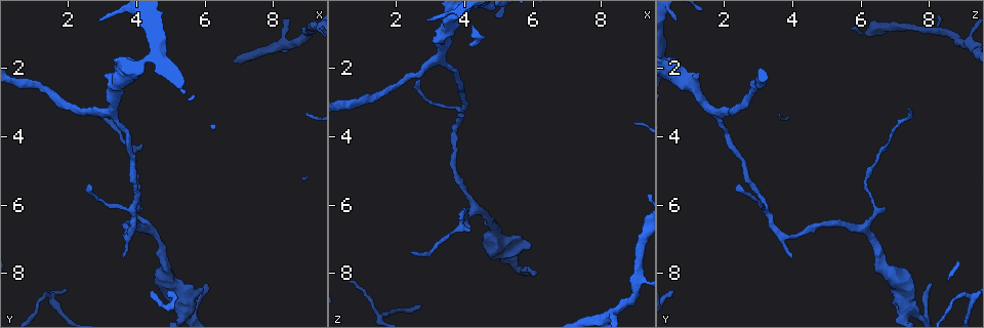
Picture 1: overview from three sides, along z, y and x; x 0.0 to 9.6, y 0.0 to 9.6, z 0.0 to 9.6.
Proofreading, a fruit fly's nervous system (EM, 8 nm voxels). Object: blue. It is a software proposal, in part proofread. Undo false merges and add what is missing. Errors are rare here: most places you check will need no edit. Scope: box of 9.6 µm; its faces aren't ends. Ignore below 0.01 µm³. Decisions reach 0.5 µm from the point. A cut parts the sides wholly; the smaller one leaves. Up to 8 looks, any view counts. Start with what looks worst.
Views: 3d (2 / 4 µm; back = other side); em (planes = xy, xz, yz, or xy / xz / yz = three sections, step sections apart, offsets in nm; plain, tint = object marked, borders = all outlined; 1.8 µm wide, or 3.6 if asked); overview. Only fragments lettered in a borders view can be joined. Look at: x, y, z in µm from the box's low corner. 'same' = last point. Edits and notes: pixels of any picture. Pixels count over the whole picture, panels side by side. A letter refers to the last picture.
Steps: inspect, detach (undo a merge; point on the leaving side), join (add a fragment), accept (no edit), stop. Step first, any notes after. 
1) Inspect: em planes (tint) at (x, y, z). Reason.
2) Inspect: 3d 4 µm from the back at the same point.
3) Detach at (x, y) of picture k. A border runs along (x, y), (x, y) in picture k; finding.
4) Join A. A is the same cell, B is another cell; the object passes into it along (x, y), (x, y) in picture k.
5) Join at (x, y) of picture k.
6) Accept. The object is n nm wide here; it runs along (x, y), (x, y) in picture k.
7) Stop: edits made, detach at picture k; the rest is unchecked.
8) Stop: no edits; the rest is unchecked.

Inspect: 3d 2 µm at (5.95, 8.45, 7.20). Free end.

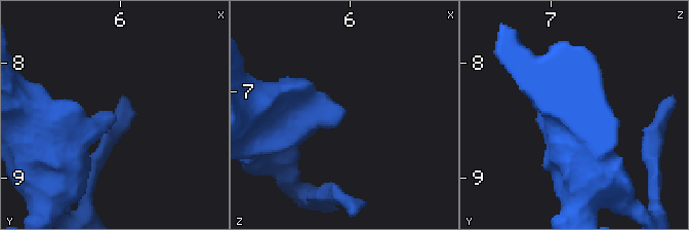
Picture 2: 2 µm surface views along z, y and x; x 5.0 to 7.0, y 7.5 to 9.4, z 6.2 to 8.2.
Inspect: em 3.6 µm xy step 16 (tint) at (5.92, 8.44, 7.22). Now the EM.

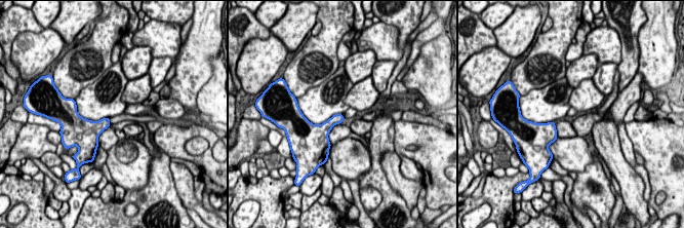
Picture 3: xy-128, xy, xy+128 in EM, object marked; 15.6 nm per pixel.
Inspect: em 3.6 µm planes (borders) at the same point. Another direction.

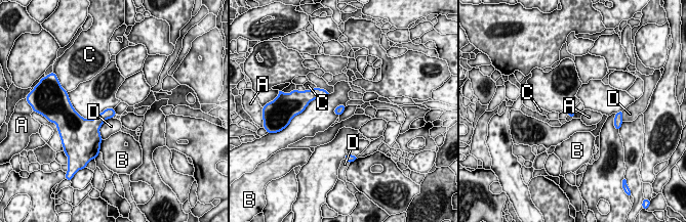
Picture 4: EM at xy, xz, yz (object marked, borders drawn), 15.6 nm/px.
Accept. A, B, C and D are other cells; a border runs along (112, 117), (99, 129), (102, 139) in picture 4; none of them fits.

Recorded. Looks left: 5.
Inspect: em planes (borders) at (2.40, 3.15, 7.40). Branch stops here.

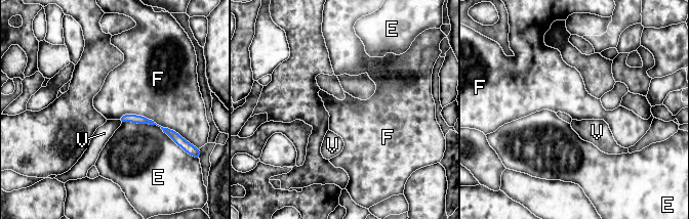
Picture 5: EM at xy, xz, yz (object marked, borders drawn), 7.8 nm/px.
Accept. E, F and V are other cells; no lettered fragment goes on from it.

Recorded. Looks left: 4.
Inspect: em yz step 16 (borders) at (3.70, 7.50, 3.90). Tapers out.

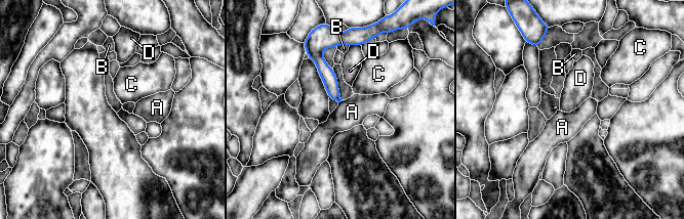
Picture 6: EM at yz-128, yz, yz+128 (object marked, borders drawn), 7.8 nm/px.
Accept. The object is 100 nm wide here; A, B, C and D are other cells; none of them fits.

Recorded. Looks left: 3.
Stop: no edits; the rest is unchecked.

